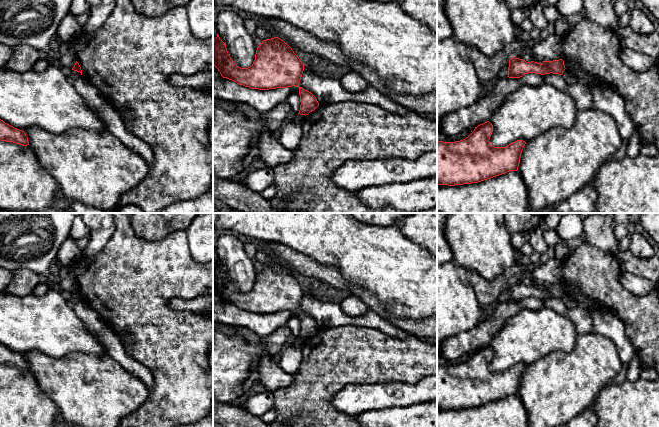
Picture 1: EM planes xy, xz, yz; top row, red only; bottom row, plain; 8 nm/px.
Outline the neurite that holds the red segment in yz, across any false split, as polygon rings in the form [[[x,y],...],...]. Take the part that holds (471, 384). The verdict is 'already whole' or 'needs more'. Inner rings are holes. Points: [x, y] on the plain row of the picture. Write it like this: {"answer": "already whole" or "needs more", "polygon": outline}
{"answer": "already whole", "polygon": [[[487,345],[463,364],[437,365],[437,409],[478,407],[517,395],[526,366],[494,371],[489,366],[492,356],[493,349]]]}

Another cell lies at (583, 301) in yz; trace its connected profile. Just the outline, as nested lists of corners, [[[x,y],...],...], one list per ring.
[[[565,284],[564,289],[568,295],[570,295],[571,297],[573,297],[576,300],[577,305],[579,307],[585,309],[586,311],[588,311],[590,313],[594,312],[596,310],[591,299],[589,297],[585,296],[576,285]]]

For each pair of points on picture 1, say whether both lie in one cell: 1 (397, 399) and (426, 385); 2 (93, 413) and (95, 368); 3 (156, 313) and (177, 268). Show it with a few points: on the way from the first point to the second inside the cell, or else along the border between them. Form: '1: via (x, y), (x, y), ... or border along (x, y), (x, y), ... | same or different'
1: via (404, 394), (419, 392) | same
2: via (96, 402), (97, 379) | same
3: via (155, 302), (155, 292), (166, 279) | same

